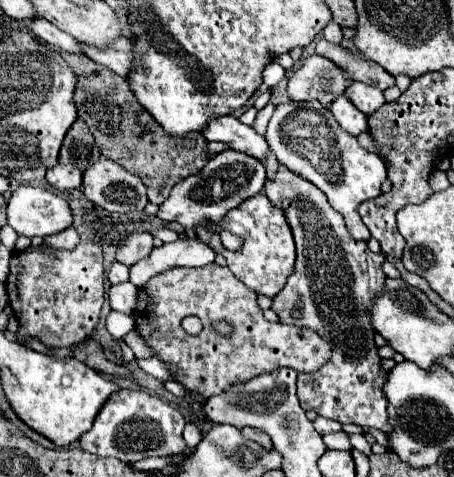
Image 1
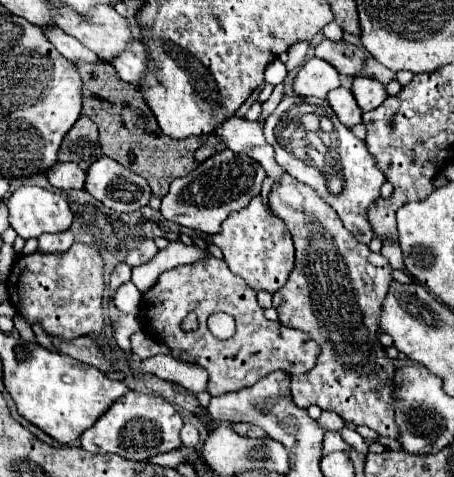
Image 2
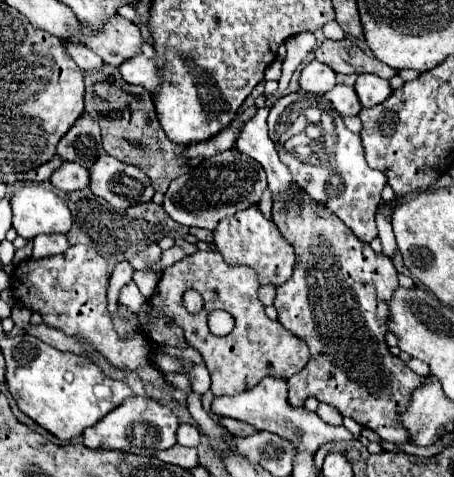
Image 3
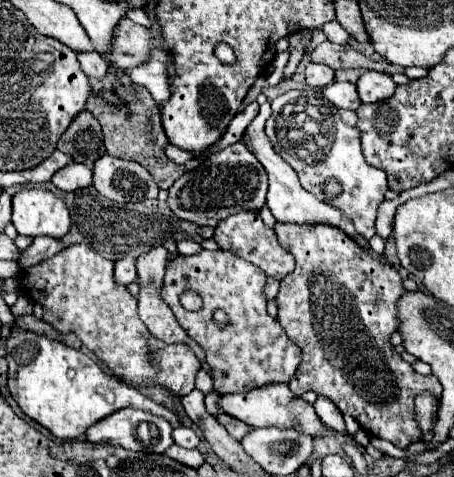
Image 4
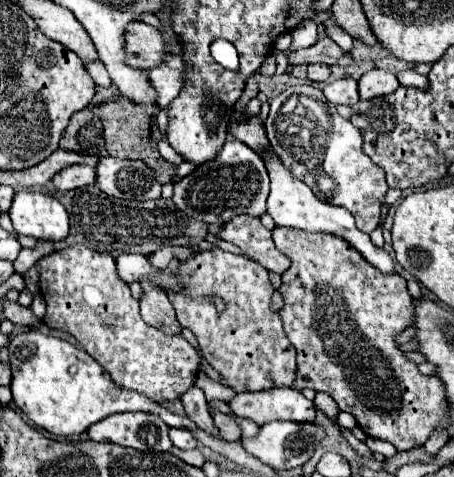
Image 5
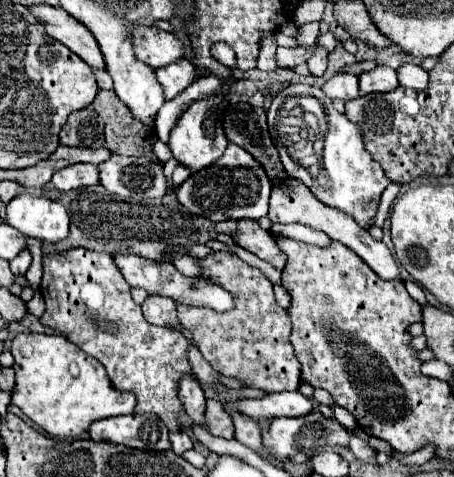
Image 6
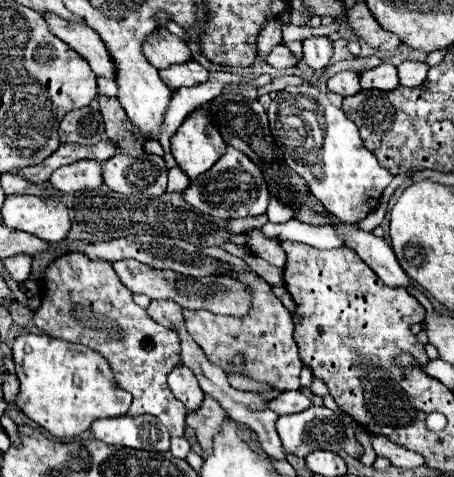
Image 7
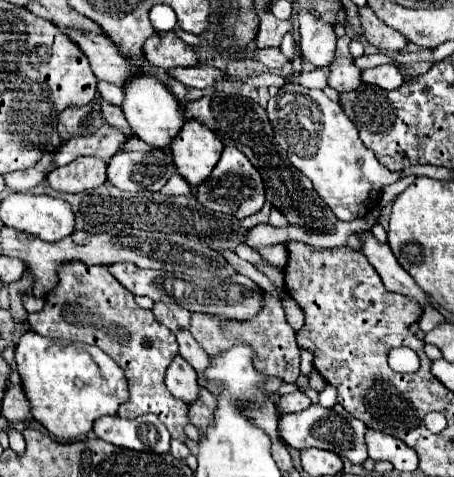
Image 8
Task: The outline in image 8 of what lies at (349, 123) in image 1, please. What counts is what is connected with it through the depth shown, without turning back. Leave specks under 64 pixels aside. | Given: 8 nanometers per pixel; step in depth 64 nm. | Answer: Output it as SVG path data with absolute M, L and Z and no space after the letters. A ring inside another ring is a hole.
M336 56L328 68L328 86L334 90L350 92L360 86L360 68L354 64L352 56Z

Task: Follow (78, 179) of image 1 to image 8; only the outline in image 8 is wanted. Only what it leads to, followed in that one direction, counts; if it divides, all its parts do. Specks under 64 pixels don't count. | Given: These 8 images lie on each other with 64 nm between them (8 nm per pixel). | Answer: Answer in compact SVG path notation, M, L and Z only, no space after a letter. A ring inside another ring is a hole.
M80 156L66 166L54 168L46 180L58 192L84 192L106 182L106 162L96 156Z

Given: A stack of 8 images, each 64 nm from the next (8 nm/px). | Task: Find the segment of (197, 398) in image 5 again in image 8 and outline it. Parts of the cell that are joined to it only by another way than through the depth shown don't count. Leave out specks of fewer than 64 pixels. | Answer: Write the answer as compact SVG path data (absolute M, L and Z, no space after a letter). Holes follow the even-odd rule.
M176 356L166 370L166 386L176 398L192 404L198 396L198 374L182 356Z

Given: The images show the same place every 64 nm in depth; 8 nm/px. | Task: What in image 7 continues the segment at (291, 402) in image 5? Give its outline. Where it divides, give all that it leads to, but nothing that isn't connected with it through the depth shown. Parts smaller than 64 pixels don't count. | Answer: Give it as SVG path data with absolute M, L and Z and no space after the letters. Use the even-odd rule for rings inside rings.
M290 390L290 392L282 392L278 398L270 400L270 408L282 416L282 414L296 414L296 412L302 412L310 406L310 398L306 394L302 394L300 390Z

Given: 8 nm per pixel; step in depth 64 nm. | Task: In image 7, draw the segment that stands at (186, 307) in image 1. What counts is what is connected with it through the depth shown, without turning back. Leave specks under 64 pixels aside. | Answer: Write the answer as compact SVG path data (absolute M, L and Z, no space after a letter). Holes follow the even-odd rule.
M226 266L226 274L232 274L246 284L252 286L254 296L252 296L252 310L244 318L234 318L234 316L218 316L210 314L208 310L184 310L186 318L186 328L194 342L204 350L210 362L218 366L226 366L230 358L236 352L242 352L246 356L246 372L250 378L258 382L268 382L272 388L278 390L298 390L300 388L300 370L302 370L302 360L298 356L296 342L292 338L294 332L294 322L292 314L282 306L282 302L274 296L272 288L254 272L250 274L236 274L232 266Z

